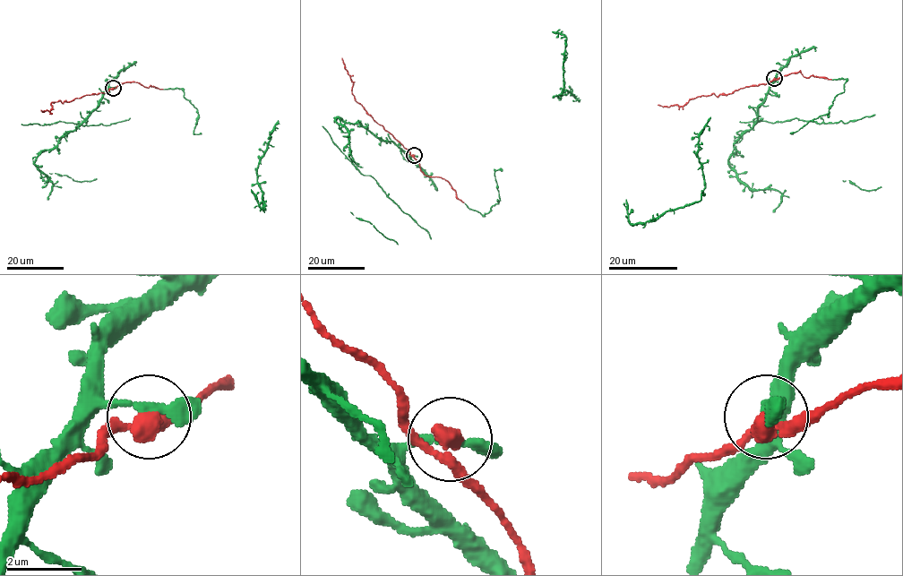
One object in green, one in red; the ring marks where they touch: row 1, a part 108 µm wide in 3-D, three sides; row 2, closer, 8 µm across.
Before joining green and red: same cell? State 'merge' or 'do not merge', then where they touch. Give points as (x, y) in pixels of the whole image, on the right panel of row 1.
merge; place (774, 78)

